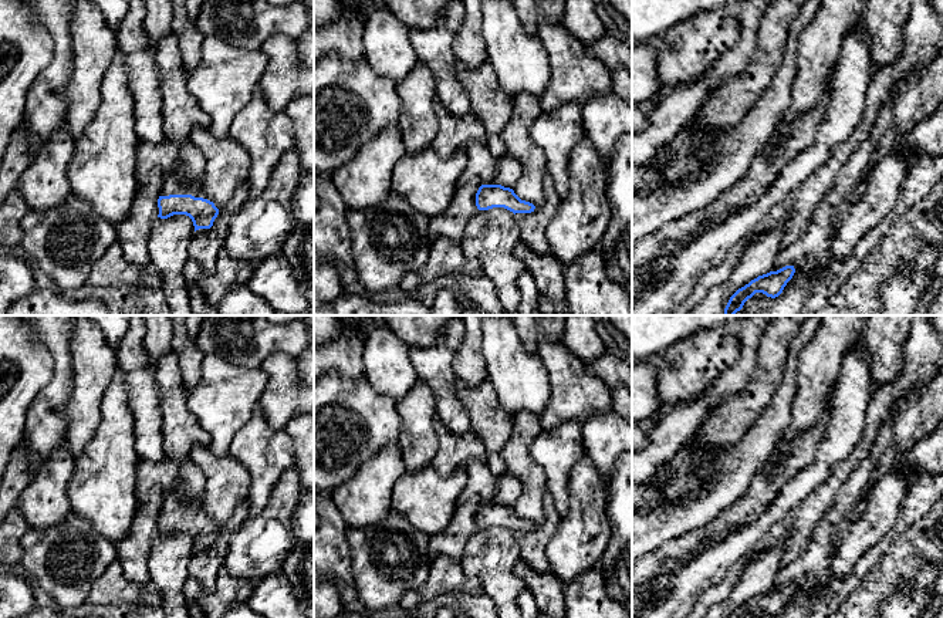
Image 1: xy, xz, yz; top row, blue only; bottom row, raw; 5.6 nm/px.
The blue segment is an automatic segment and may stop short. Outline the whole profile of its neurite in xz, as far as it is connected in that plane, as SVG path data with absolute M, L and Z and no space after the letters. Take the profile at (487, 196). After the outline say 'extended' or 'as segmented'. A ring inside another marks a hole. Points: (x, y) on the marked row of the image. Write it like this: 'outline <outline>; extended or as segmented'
outline M481 185L476 193L476 206L479 210L504 207L514 215L531 213L535 209L533 203L521 200L513 189L501 185Z; as segmented

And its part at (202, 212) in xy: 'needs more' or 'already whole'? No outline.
needs more

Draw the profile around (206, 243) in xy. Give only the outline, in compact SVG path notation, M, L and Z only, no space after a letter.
M249 182L240 183L227 205L219 210L217 217L210 229L195 232L189 257L200 264L205 274L213 274L217 264L217 254L224 246L229 232L229 223L234 213L249 200Z

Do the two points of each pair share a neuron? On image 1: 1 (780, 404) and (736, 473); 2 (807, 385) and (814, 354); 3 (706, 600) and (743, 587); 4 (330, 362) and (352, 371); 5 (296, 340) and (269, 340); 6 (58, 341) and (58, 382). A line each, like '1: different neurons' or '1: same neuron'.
1: same neuron
2: same neuron
3: different neurons
4: same neuron
5: same neuron
6: same neuron

